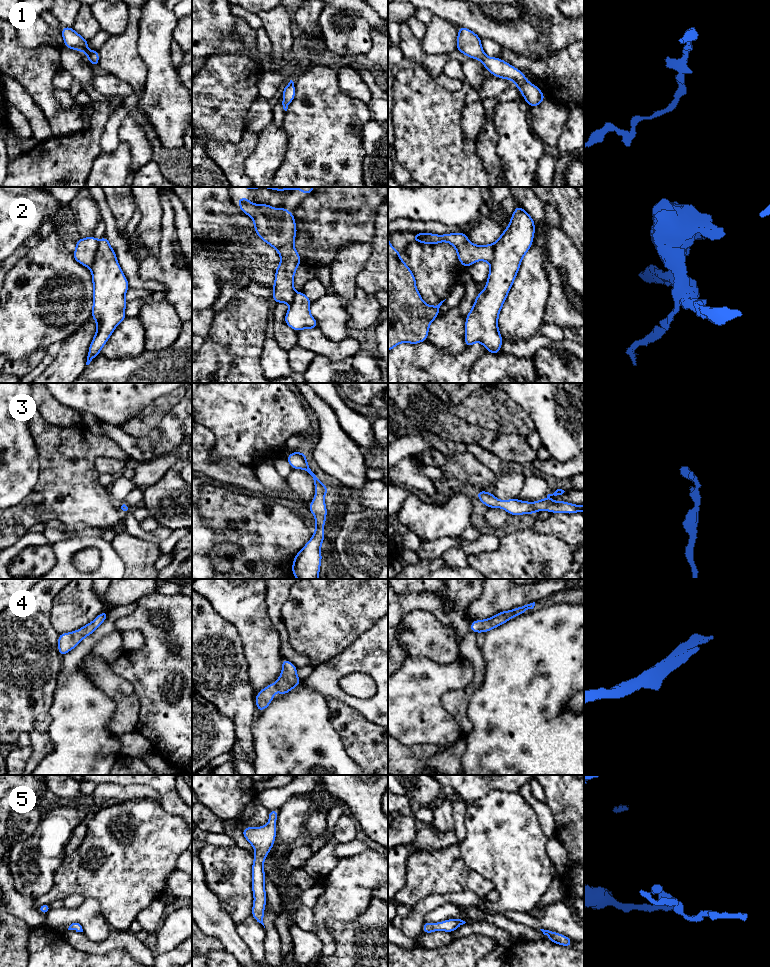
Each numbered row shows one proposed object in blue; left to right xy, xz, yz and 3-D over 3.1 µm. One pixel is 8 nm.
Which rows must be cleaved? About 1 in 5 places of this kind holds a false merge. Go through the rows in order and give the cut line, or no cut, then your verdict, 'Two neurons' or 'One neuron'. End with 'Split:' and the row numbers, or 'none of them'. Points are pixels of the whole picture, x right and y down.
1: No split. One neuron
2: Split along xy (98, 241), (95, 259), (89, 267). Two neurons
3: No split. One neuron
4: No split. One neuron
5: No split. One neuron
Split: 2

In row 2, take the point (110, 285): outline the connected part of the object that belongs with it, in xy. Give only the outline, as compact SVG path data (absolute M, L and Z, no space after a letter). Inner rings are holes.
M104 236L98 242L99 245L96 250L95 260L90 267L93 283L91 317L97 323L97 329L89 346L86 365L89 365L90 362L100 354L103 346L106 344L115 328L127 317L125 314L125 307L127 304L125 295L129 289L128 280L119 266L116 253L112 249L107 237Z

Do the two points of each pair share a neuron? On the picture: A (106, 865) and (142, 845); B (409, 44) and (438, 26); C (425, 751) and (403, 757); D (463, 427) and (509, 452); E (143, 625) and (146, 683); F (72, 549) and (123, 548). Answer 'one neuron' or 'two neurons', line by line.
A: one neuron
B: two neurons
C: one neuron
D: one neuron
E: one neuron
F: two neurons

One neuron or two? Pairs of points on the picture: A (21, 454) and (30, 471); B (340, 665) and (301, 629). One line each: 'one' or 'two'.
A: one
B: two

